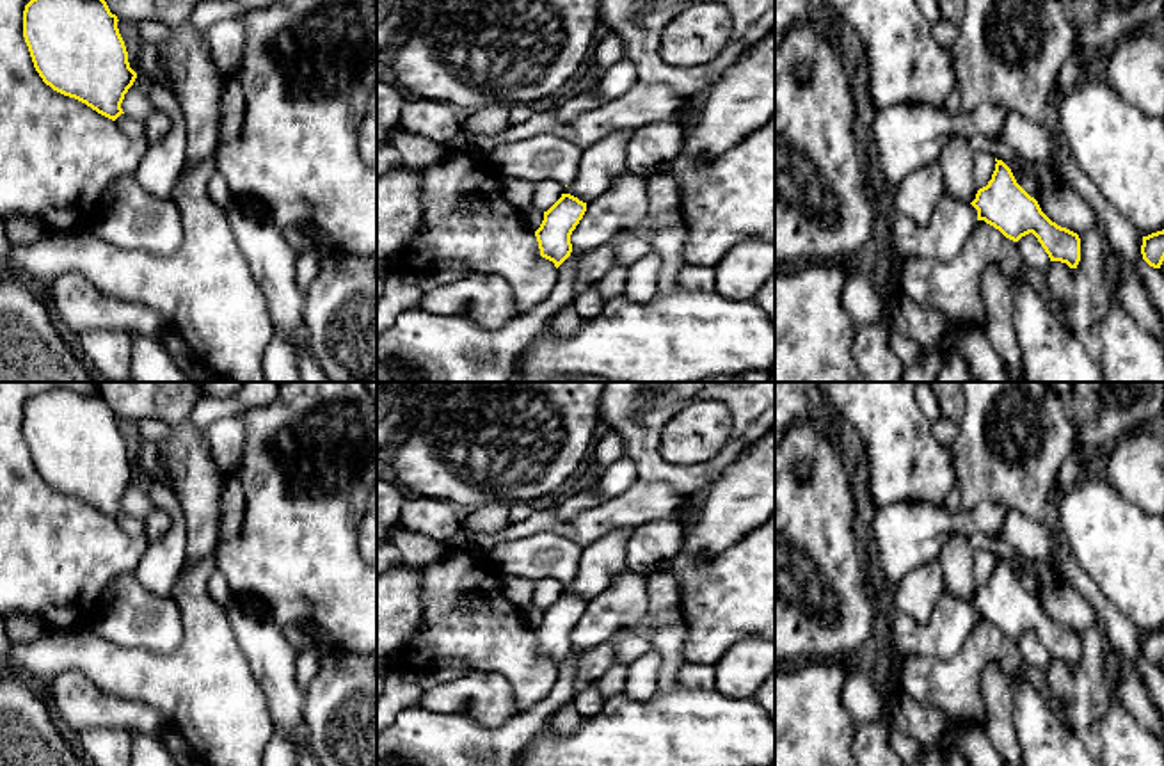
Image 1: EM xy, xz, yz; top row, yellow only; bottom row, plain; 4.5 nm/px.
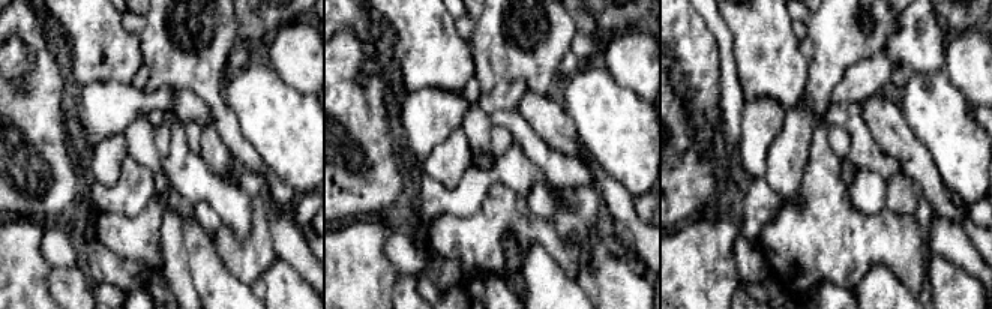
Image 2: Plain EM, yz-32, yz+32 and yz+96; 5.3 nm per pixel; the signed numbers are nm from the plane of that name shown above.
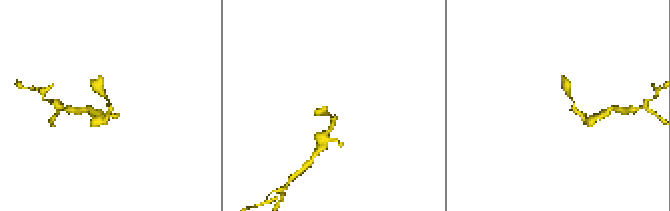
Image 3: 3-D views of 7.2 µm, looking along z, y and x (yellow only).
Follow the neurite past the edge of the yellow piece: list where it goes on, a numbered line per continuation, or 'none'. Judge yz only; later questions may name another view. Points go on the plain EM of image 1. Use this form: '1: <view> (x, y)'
1: yz (953, 619)

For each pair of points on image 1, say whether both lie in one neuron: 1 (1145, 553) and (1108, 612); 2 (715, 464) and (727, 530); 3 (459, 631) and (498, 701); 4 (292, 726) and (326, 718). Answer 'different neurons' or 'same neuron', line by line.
1: different neurons
2: different neurons
3: different neurons
4: different neurons

